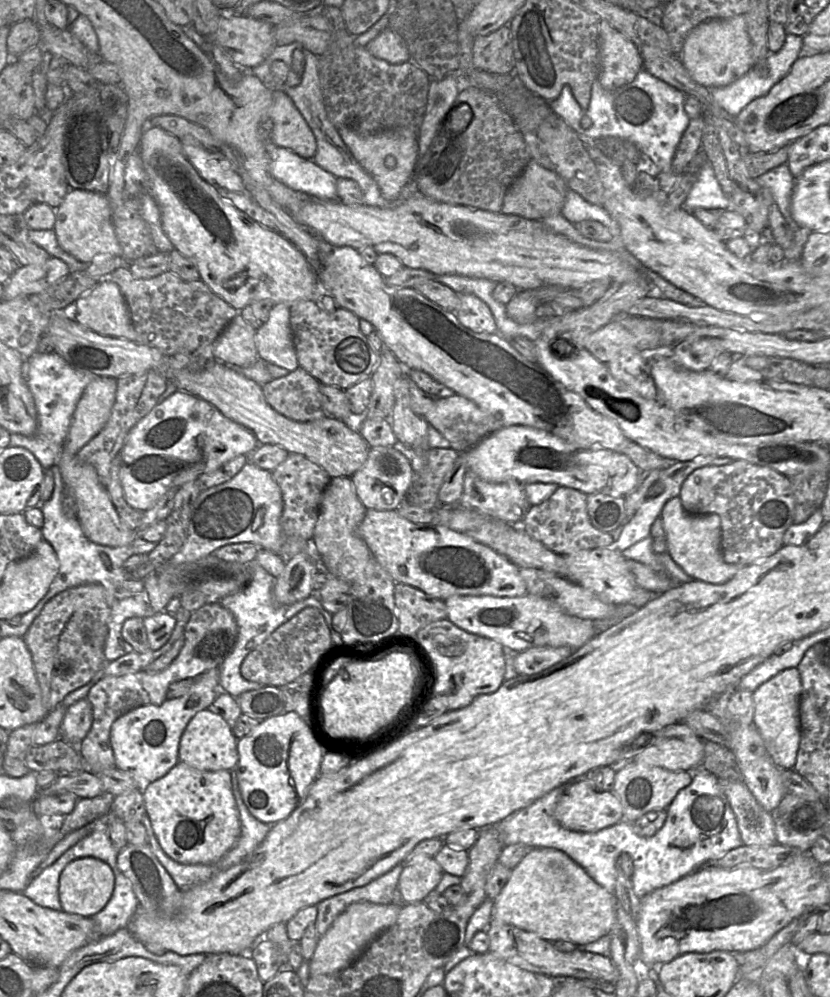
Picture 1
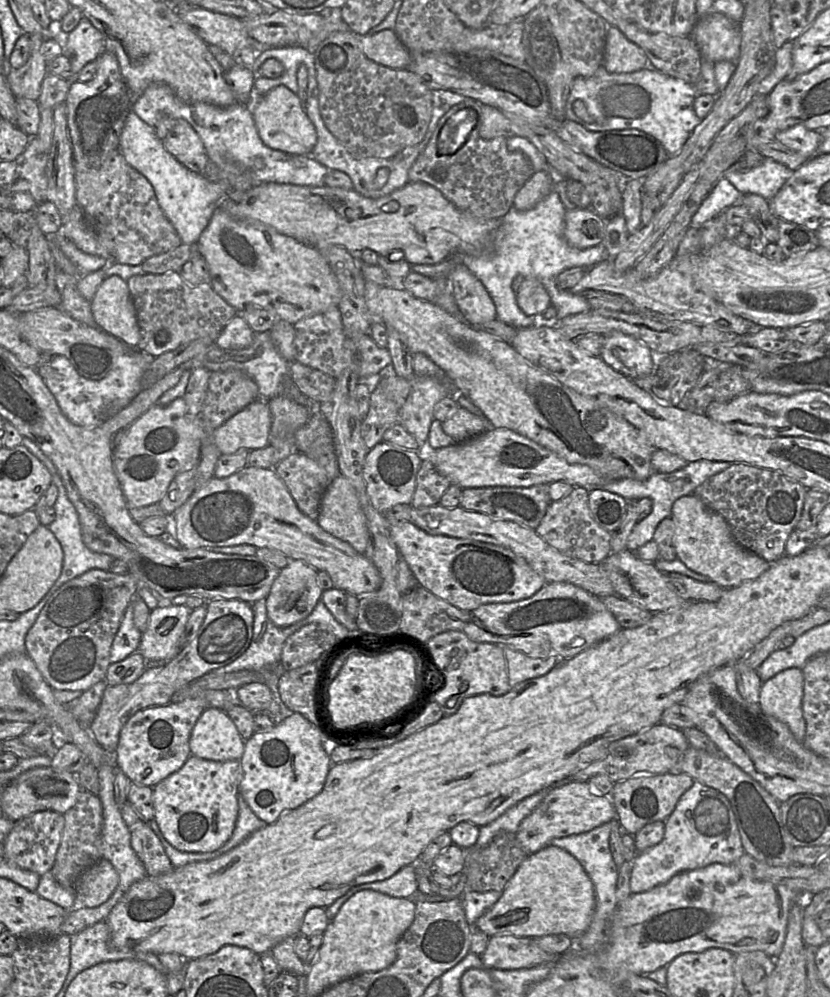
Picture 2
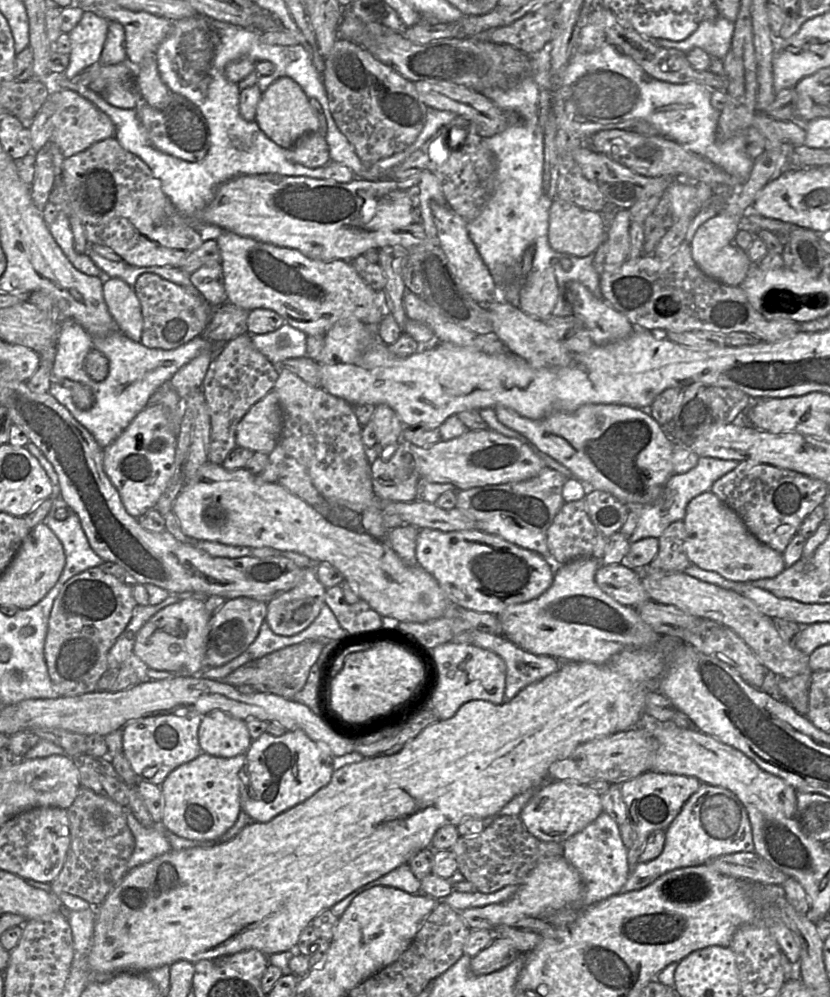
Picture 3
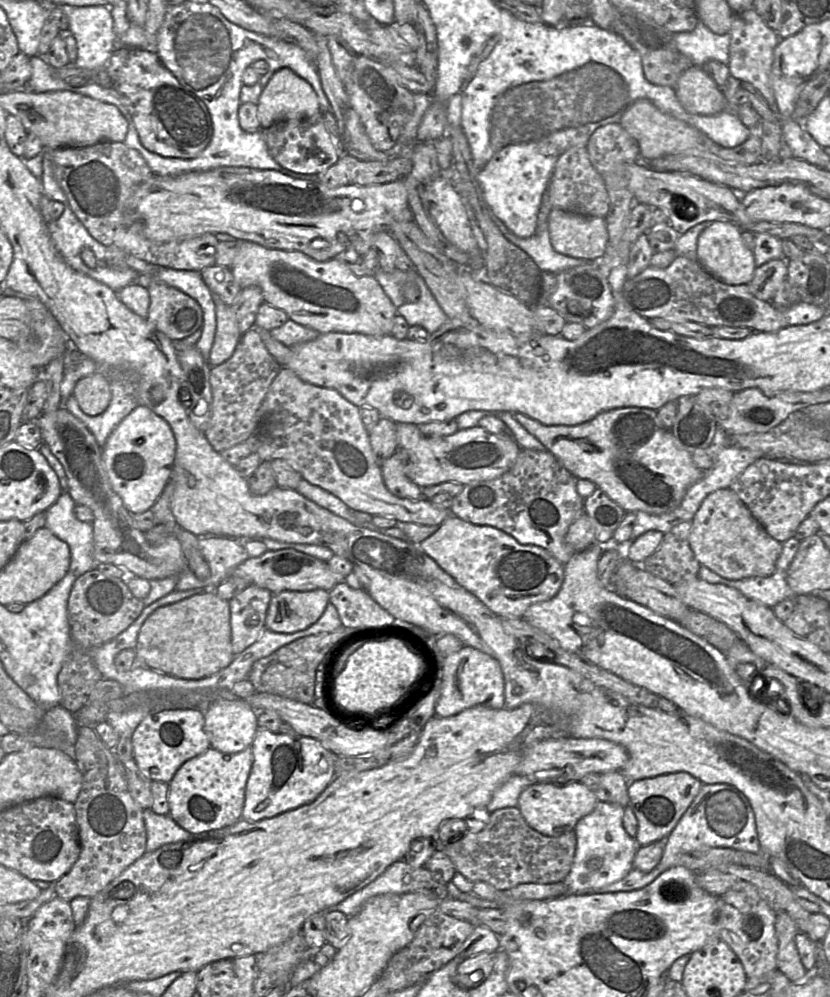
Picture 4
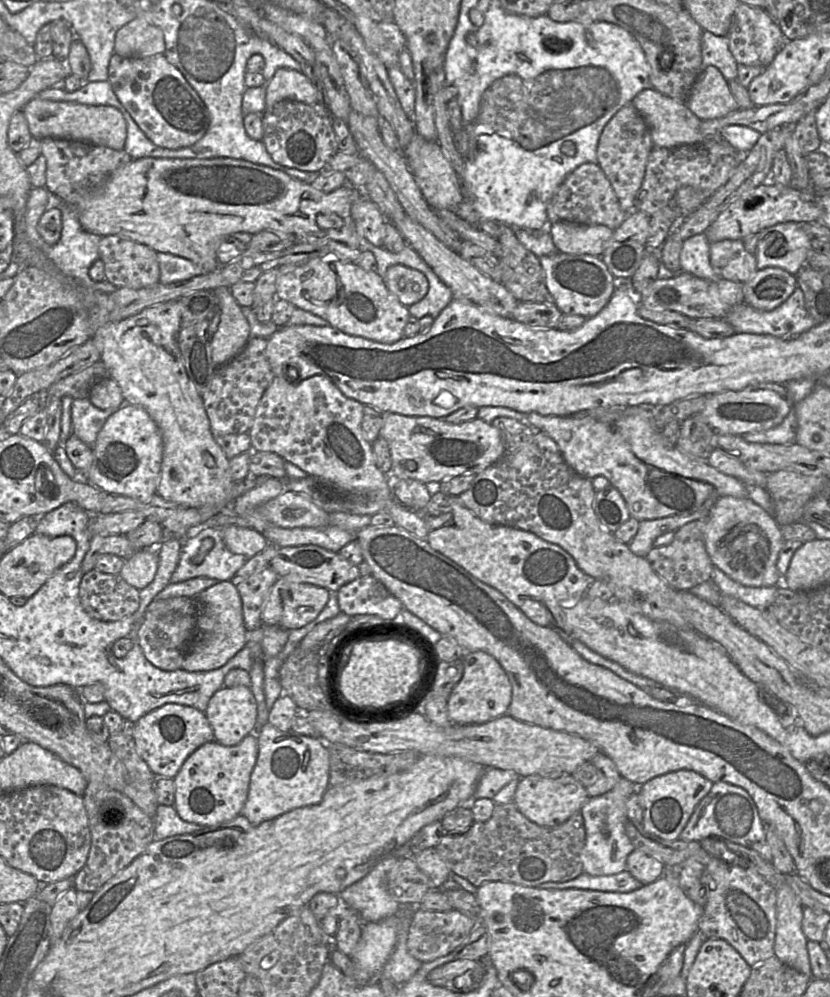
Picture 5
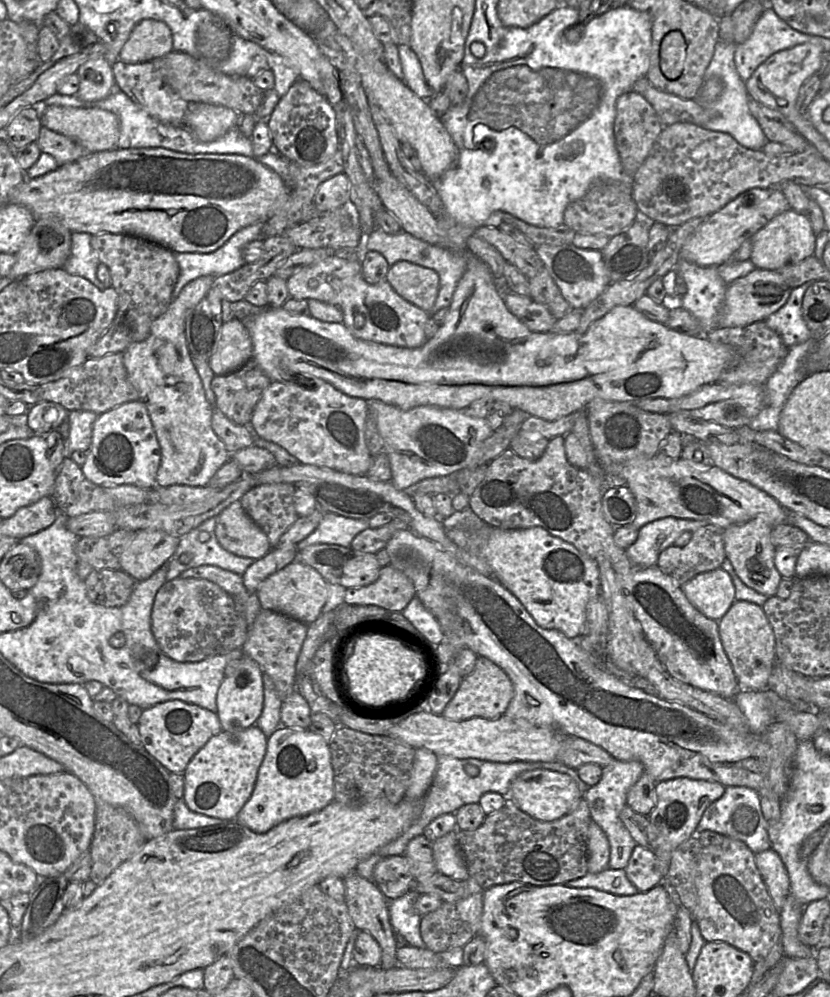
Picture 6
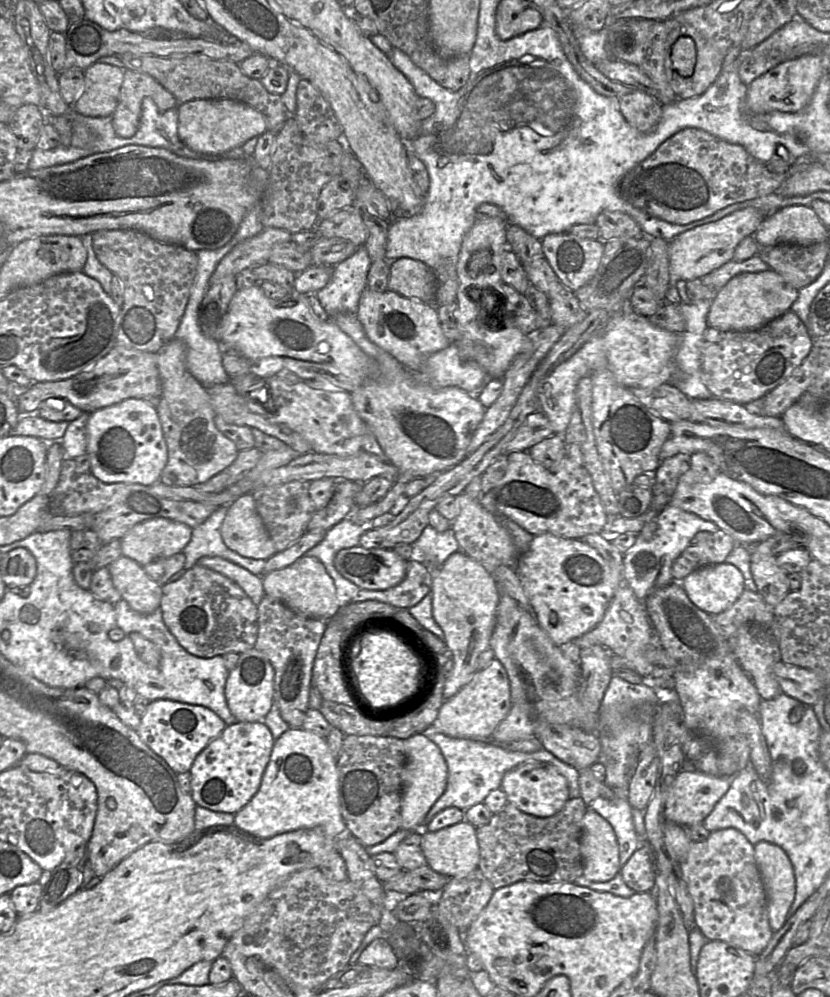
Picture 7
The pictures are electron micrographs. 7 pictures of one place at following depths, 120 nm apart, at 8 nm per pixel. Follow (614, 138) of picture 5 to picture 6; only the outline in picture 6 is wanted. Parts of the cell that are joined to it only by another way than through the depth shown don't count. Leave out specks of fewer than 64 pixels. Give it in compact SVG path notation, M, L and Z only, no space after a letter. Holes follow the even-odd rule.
M630 91L619 96L616 102L613 131L616 149L627 176L633 178L648 156L652 145L662 131L662 127L658 113L642 95Z

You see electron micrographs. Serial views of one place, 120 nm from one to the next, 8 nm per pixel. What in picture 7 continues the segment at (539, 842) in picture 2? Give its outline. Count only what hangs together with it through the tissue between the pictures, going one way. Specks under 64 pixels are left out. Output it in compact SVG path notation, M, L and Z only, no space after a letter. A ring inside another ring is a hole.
M527 762L507 771L503 777L501 788L509 803L526 814L541 818L555 815L570 799L566 777L548 762Z

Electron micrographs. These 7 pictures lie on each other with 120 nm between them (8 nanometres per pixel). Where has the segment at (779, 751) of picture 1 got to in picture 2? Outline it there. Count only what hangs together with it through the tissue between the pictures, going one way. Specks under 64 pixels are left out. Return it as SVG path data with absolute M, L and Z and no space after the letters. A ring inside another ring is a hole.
M787 668L762 684L758 702L765 714L785 723L796 740L802 743L806 735L803 690L802 669Z

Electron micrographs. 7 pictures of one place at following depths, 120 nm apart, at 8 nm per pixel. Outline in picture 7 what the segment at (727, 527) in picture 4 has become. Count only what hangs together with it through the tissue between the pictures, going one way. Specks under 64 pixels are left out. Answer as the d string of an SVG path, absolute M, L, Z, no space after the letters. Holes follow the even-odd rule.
M758 544L748 545L750 569L757 591L765 602L774 607L790 592L788 573L776 563L776 556L761 553Z

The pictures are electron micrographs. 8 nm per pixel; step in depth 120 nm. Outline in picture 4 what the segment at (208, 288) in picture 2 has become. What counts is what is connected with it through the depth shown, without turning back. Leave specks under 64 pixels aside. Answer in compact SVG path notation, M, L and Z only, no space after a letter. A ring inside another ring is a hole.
M153 276L146 288L150 297L146 319L171 341L185 339L202 328L203 312L195 299Z

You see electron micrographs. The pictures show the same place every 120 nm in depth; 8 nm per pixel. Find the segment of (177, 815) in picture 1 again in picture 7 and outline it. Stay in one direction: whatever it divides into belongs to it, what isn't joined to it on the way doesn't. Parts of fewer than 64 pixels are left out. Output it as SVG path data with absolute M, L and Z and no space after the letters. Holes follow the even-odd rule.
M236 722L226 725L222 733L211 740L197 755L189 772L191 774L191 797L196 805L215 812L236 814L256 794L263 773L270 760L274 745L271 731L263 722Z

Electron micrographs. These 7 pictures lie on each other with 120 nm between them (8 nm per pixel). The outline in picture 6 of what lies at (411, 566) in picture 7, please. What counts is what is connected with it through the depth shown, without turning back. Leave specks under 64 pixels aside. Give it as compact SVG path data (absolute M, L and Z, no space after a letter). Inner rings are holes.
M392 565L380 569L378 579L370 585L346 589L347 605L374 605L393 612L402 612L415 597L412 581Z

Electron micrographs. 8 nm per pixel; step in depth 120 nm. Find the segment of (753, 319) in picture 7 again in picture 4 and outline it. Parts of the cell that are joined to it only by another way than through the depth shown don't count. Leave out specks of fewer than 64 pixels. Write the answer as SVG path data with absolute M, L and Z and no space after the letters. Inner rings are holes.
M775 259L756 267L747 286L756 298L762 301L771 301L780 284L786 279L786 261Z

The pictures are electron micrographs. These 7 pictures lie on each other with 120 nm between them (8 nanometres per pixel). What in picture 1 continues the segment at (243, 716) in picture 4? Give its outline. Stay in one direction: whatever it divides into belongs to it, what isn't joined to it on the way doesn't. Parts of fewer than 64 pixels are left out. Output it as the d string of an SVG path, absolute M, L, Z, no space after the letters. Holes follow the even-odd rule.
M207 708L196 713L183 732L179 744L179 762L200 770L236 769L239 761L237 743L238 738L226 720Z

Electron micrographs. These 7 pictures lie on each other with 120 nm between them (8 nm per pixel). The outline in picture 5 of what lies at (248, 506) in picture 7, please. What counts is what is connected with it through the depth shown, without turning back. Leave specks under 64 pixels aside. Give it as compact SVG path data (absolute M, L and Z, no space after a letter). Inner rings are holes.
M229 525L221 530L227 548L247 559L262 552L269 545L263 534L253 528Z

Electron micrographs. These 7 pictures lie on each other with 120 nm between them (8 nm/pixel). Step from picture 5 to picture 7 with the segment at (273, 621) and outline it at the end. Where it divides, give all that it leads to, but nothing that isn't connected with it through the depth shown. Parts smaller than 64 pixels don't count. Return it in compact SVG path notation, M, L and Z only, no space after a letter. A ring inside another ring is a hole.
M300 557L291 565L261 577L265 595L280 600L302 617L329 620L340 610L334 582L324 565L314 557Z

